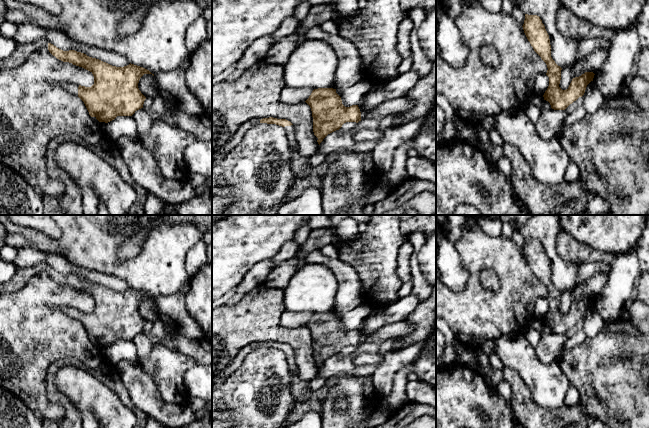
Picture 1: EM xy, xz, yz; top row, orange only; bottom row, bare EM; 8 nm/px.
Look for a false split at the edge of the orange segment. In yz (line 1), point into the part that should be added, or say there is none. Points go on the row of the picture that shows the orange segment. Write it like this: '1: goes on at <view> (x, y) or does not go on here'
1: does not go on here

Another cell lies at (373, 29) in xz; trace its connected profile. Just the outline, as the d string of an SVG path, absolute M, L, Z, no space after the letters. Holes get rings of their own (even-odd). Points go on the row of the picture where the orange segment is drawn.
M367 0L364 8L337 22L338 35L356 46L364 79L373 85L399 75L397 70L403 58L397 50L397 33L406 17L400 0Z

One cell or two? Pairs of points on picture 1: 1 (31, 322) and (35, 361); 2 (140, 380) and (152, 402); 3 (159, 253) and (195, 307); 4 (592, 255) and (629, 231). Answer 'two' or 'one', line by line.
1: one
2: one
3: two
4: two

